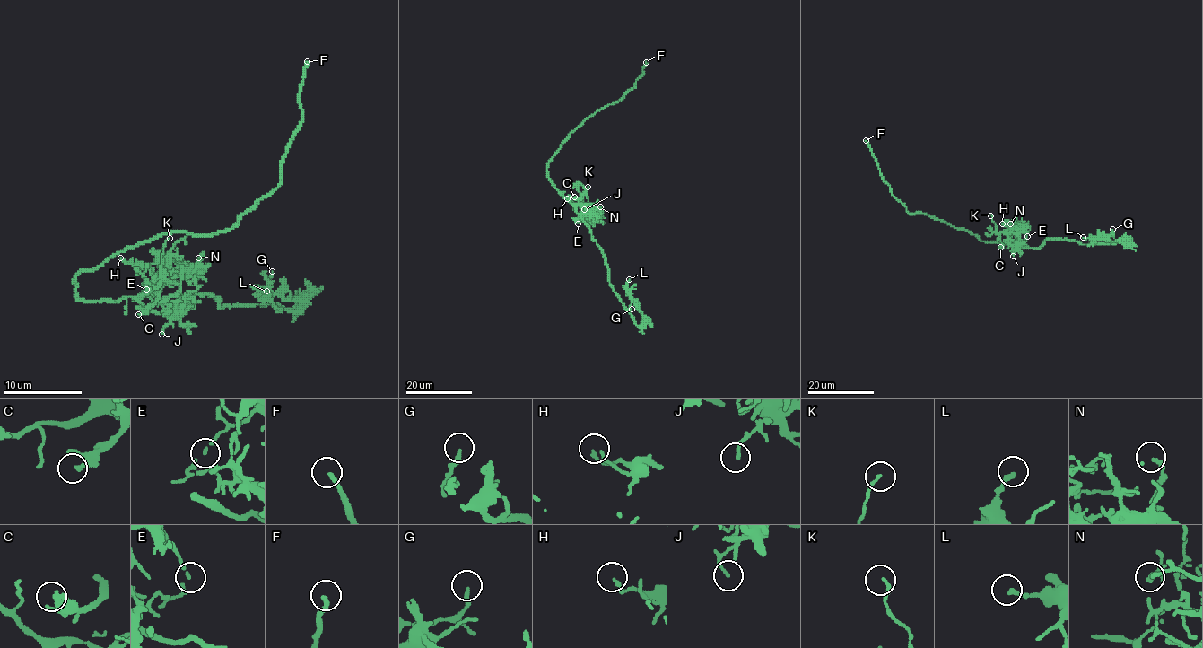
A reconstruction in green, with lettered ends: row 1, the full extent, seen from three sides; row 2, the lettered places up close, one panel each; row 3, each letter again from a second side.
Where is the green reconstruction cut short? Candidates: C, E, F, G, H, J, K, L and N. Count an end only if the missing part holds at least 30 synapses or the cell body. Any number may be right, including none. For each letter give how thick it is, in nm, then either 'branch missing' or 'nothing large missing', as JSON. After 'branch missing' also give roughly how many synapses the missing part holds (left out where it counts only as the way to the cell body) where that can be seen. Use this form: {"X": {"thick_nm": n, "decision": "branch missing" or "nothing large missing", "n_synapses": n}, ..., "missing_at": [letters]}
{"C": {"thick_nm": 280, "decision": "nothing large missing"}, "E": {"thick_nm": 120, "decision": "nothing large missing"}, "F": {"thick_nm": 220, "decision": "branch missing"}, "G": {"thick_nm": 190, "decision": "nothing large missing"}, "H": {"thick_nm": 150, "decision": "nothing large missing"}, "J": {"thick_nm": 150, "decision": "nothing large missing"}, "K": {"thick_nm": 130, "decision": "nothing large missing"}, "L": {"thick_nm": 240, "decision": "nothing large missing"}, "N": {"thick_nm": 160, "decision": "nothing large missing"}, "missing_at": ["F"]}

